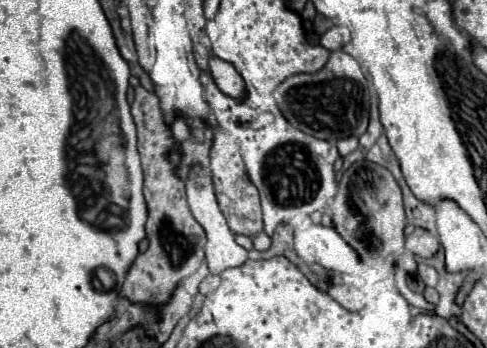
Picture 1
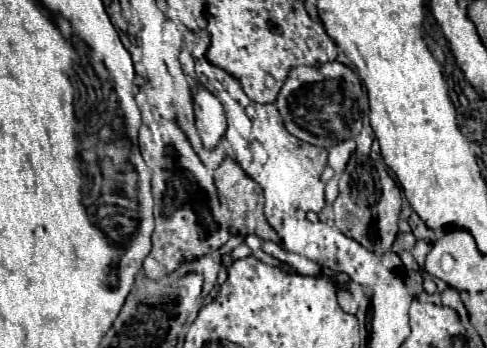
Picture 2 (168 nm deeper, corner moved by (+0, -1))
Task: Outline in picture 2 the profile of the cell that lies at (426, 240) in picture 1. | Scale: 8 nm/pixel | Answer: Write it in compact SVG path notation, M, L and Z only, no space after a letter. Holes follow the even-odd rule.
M399 233L395 237L393 245L391 245L391 251L395 251L395 253L399 253L399 251L411 251L413 243L415 243L415 239L413 239L411 233Z

